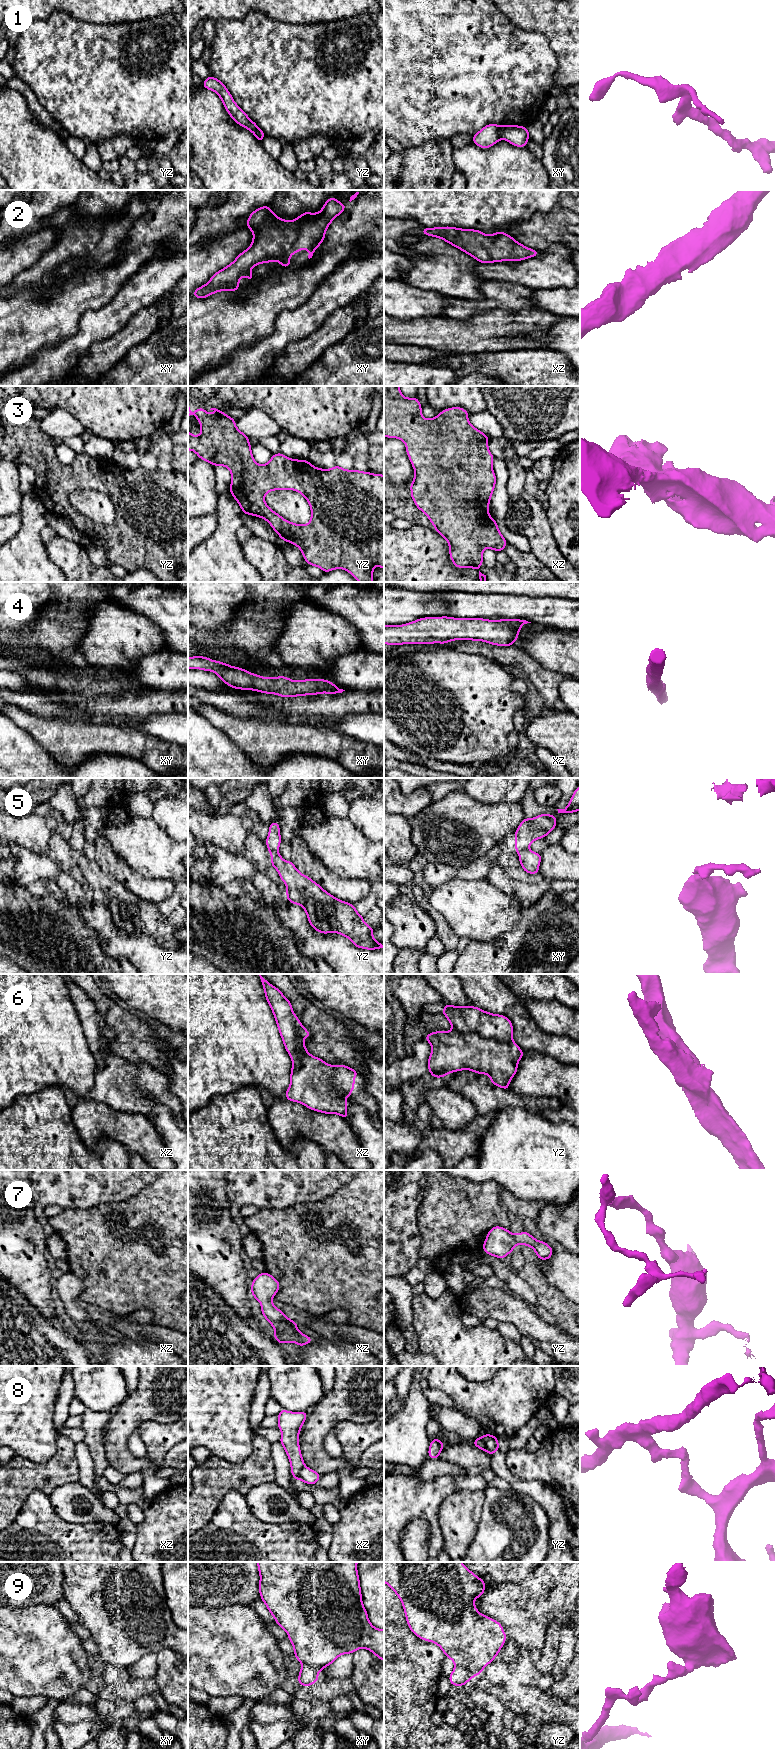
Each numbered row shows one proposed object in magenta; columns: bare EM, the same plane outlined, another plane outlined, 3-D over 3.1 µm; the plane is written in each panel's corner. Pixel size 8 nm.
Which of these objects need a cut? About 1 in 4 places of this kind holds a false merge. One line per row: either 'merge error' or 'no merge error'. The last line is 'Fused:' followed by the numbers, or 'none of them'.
1: merge error
2: no merge error
3: no merge error
4: no merge error
5: merge error
6: merge error
7: no merge error
8: merge error
9: merge error
Fused: 1, 5, 6, 8, 9

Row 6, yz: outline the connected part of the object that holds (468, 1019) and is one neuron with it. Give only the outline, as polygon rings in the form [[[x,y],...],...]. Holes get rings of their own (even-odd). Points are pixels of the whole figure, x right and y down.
[[[445,1003],[442,1014],[456,1031],[477,1033],[483,1038],[502,1042],[513,1040],[513,1024],[505,1015],[492,1014],[475,1006],[452,1006]]]

